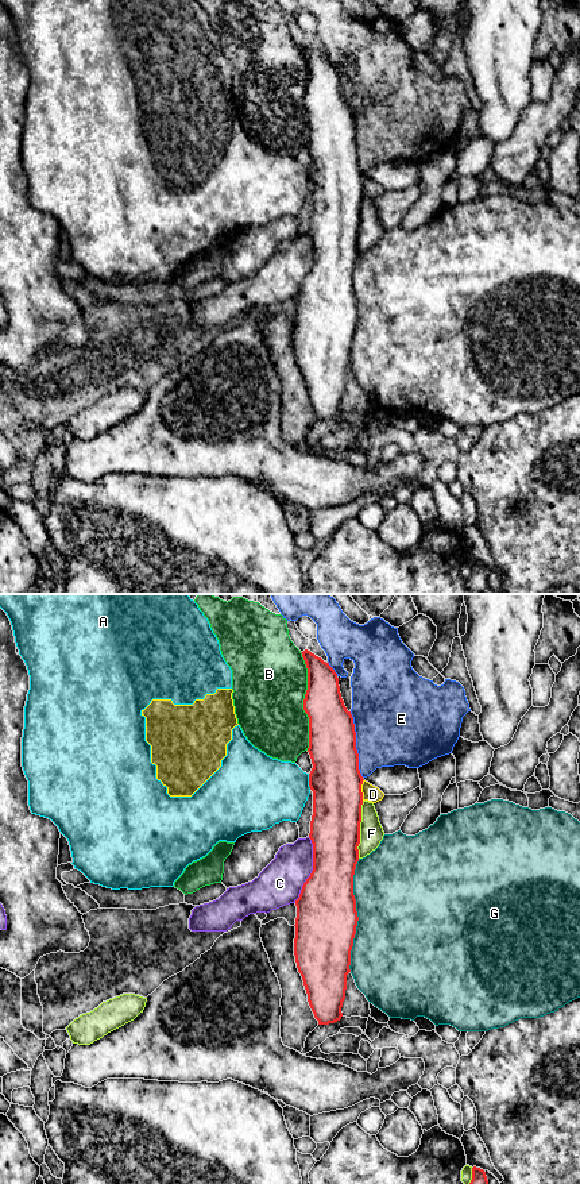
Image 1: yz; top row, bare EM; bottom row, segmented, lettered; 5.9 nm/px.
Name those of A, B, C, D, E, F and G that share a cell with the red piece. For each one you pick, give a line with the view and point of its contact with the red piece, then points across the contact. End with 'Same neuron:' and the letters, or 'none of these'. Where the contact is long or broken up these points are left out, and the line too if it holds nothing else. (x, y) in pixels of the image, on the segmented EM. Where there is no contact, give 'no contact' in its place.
Same neuron: none of these

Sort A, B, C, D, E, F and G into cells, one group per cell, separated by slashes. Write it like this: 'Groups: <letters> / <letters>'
Groups: A D / B / C / E / F / G

